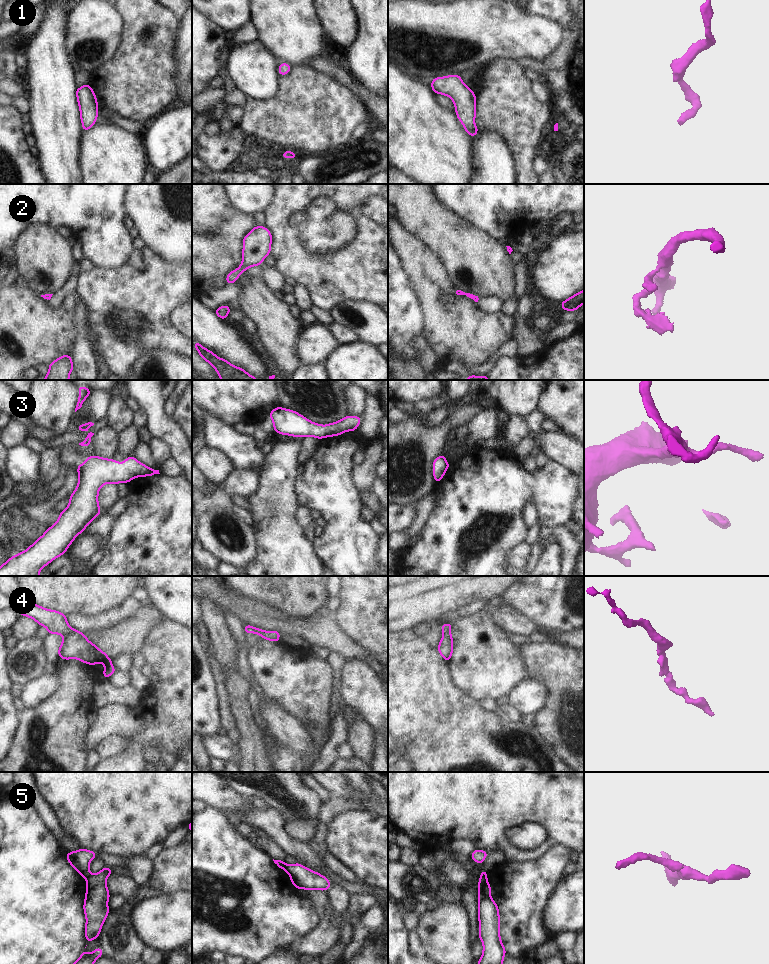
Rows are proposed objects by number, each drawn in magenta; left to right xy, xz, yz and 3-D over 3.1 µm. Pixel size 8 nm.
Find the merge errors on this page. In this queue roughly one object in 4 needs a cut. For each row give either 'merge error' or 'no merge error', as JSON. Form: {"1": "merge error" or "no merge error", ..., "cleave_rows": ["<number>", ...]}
{"1": "no merge error", "2": "no merge error", "3": "no merge error", "4": "no merge error", "5": "merge error", "cleave_rows": ["5"]}

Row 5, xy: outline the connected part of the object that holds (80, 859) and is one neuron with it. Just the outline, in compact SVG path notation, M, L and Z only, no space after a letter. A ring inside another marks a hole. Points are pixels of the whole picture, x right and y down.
M79 849L74 852L66 852L66 857L71 866L83 877L89 877L89 863L93 858L96 858L98 854L87 849Z

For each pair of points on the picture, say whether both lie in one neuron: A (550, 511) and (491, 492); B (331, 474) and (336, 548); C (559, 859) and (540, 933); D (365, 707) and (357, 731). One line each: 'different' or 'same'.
A: same
B: same
C: same
D: different

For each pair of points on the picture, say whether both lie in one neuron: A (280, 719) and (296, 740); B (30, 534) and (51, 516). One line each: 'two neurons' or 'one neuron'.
A: one neuron
B: two neurons

